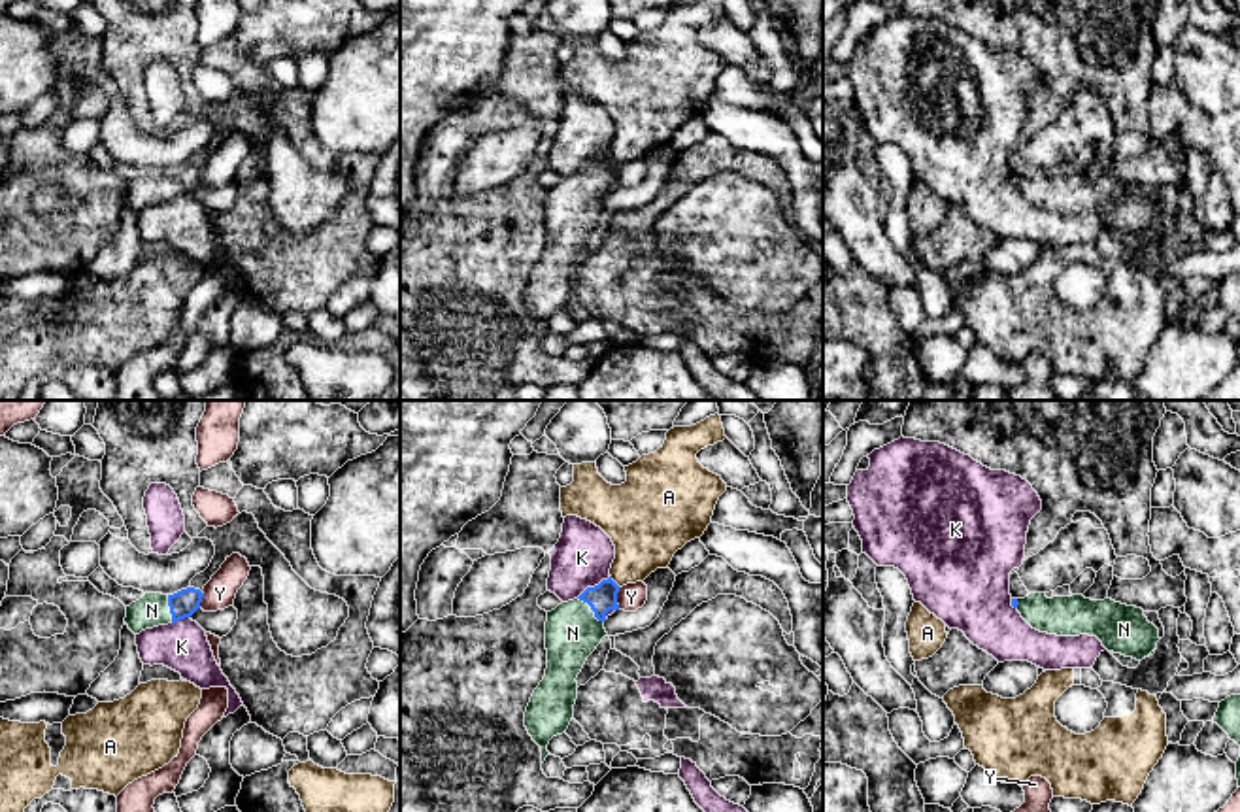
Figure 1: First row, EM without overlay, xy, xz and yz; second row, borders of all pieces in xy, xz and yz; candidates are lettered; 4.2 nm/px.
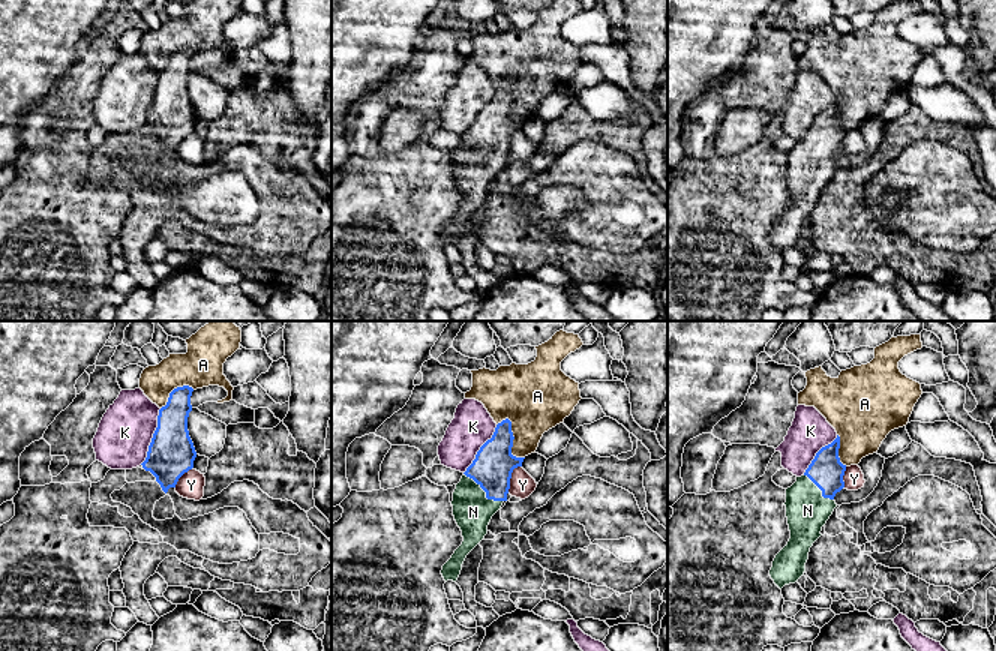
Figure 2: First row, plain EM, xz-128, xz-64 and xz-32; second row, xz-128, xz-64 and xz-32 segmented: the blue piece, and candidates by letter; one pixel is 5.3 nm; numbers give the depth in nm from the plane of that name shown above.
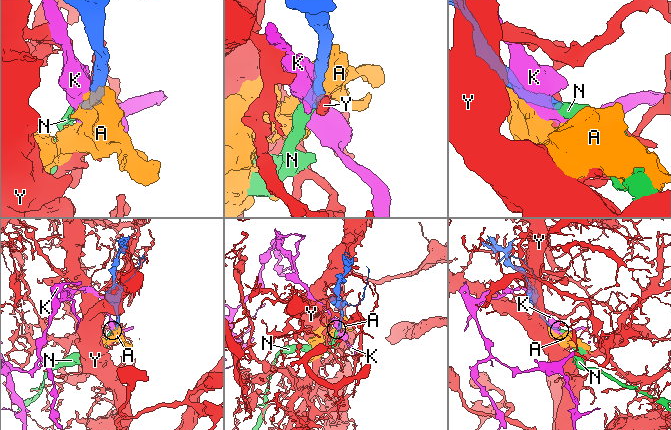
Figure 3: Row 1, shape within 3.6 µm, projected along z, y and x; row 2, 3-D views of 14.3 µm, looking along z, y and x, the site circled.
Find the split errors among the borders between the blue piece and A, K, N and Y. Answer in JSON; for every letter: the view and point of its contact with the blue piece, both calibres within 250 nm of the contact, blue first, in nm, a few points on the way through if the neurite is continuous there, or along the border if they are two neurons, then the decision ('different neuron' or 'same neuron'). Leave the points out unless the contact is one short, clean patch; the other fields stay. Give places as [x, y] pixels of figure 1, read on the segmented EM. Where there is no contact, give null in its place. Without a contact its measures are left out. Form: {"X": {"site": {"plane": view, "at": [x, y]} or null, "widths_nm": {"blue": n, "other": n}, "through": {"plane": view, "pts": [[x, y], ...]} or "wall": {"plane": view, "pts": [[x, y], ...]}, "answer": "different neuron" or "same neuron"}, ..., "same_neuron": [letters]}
{"A": {"site": {"plane": "xz", "at": [612, 580]}, "widths_nm": {"blue": 120, "other": 300}, "answer": "different neuron"}, "K": {"site": {"plane": "xz", "at": [595, 586]}, "widths_nm": {"blue": 120, "other": 260}, "answer": "different neuron"}, "N": {"site": {"plane": "xz", "at": [591, 608]}, "widths_nm": {"blue": 120, "other": 240}, "through": {"plane": "xz", "pts": [[603, 597], [591, 608], [572, 633]]}, "answer": "same neuron"}, "Y": {"site": {"plane": "xz", "at": [616, 599]}, "widths_nm": {"blue": 120, "other": 120}, "answer": "different neuron"}, "same_neuron": ["N"]}

